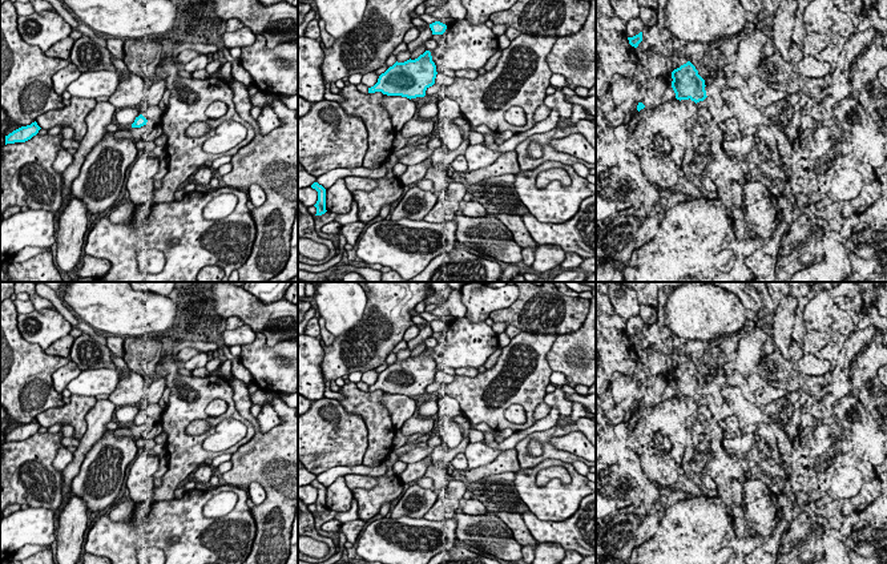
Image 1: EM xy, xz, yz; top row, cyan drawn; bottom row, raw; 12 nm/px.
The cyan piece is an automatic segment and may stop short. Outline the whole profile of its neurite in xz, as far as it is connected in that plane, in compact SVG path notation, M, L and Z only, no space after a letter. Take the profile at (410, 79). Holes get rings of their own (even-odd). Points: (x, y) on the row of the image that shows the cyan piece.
M430 51L415 60L395 63L368 88L368 93L382 92L387 96L402 96L407 98L424 97L426 90L435 84L436 65Z

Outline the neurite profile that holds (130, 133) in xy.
M141 126L141 128L125 128L125 129L120 129L118 132L113 133L112 136L114 138L128 138L132 141L140 141L142 134L146 133L146 126Z

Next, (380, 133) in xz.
M346 82L339 89L340 108L351 117L359 117L367 129L367 152L362 166L378 169L392 153L395 129L388 112L382 105L382 92L360 93L355 84Z

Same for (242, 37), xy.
M243 27L234 32L225 32L222 37L223 37L223 45L227 49L237 47L238 48L249 47L255 41L255 35L247 27Z

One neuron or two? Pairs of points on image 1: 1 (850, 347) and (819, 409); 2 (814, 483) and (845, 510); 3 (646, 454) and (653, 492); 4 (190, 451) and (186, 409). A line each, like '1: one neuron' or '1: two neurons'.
1: one neuron
2: one neuron
3: two neurons
4: one neuron

